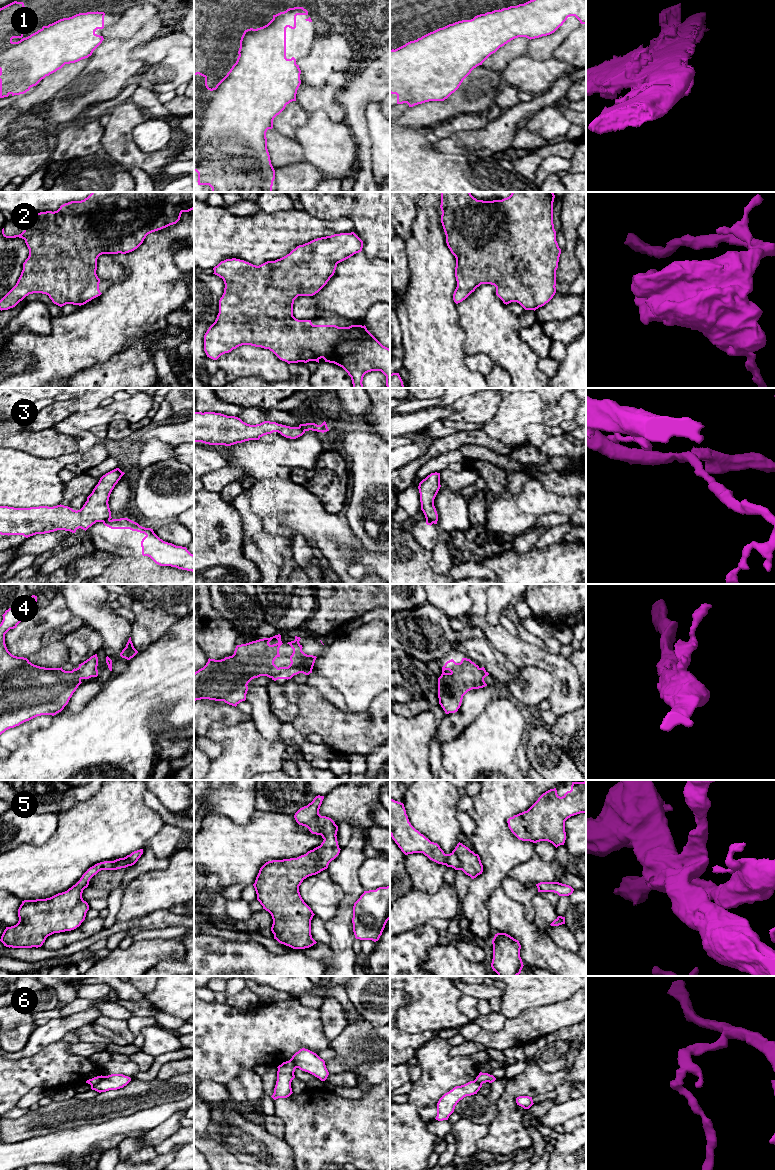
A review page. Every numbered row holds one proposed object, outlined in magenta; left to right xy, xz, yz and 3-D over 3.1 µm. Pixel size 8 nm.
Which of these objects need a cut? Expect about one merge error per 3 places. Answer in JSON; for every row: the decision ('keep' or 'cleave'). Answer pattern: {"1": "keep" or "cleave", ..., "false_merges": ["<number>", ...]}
{"1": "keep", "2": "keep", "3": "cleave", "4": "keep", "5": "keep", "6": "cleave", "false_merges": ["3", "6"]}

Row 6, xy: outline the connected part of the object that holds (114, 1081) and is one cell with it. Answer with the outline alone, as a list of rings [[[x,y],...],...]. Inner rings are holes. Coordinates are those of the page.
[[[111,1074],[103,1076],[98,1083],[91,1086],[91,1089],[99,1093],[109,1090],[117,1090],[126,1086],[130,1081],[131,1078],[123,1074]]]

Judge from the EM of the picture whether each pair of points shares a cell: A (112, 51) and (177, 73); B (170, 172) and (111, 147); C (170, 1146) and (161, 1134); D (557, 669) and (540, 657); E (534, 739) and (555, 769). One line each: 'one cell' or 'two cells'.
A: two cells
B: two cells
C: two cells
D: one cell
E: one cell

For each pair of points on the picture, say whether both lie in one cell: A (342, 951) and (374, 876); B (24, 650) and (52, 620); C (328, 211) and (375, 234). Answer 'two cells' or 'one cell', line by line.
A: two cells
B: one cell
C: one cell

